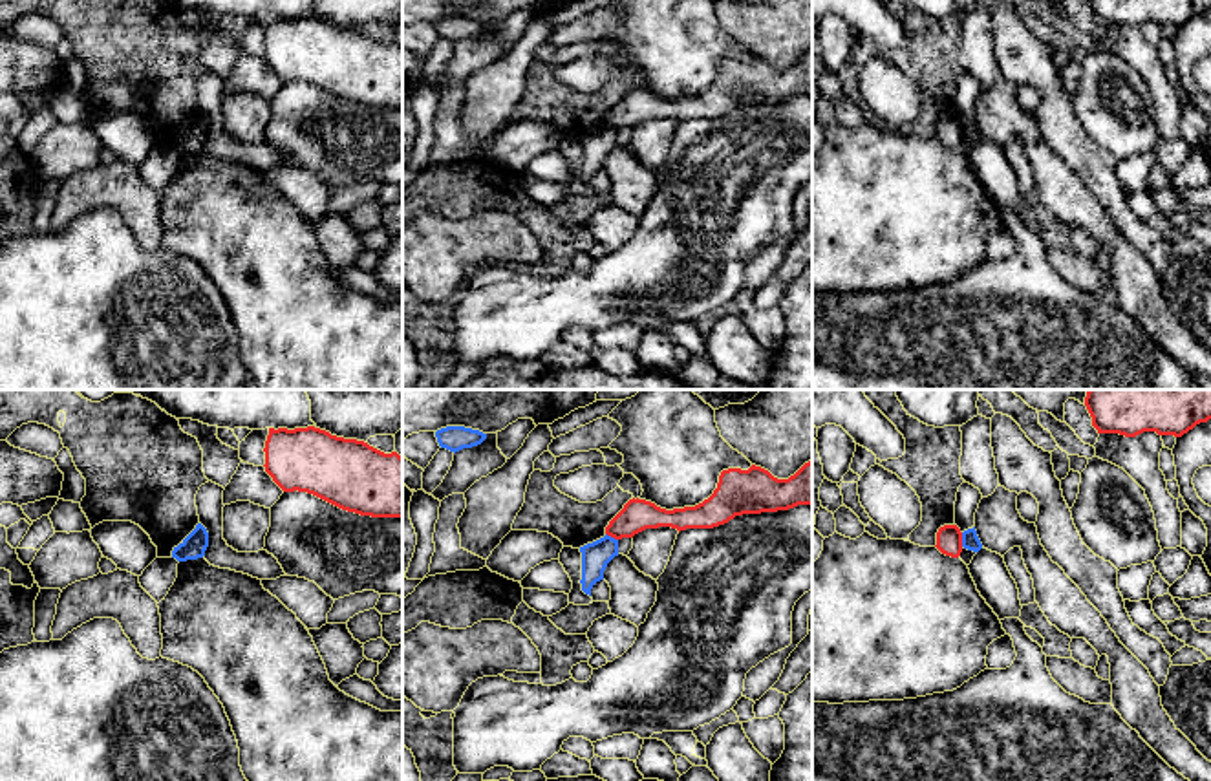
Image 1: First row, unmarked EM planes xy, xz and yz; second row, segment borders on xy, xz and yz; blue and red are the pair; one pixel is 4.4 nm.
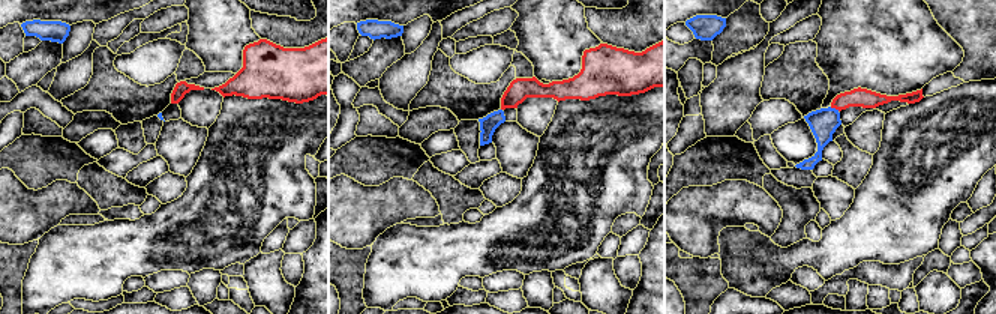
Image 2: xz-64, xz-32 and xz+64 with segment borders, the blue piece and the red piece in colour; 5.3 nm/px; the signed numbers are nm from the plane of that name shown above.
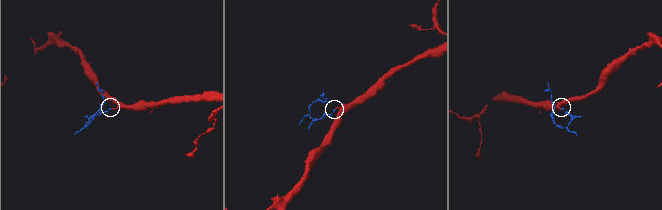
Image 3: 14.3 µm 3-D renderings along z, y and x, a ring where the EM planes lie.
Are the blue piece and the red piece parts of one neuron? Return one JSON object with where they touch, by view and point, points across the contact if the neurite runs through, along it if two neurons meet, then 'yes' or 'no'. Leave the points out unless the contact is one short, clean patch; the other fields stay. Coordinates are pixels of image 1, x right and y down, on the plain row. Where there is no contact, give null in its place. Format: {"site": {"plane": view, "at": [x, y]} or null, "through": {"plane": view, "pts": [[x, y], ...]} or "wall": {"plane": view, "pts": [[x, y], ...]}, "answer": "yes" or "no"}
{"site": {"plane": "yz", "at": [963, 130]}, "wall": {"plane": "yz", "pts": [[961, 123], [963, 136]]}, "answer": "no"}

